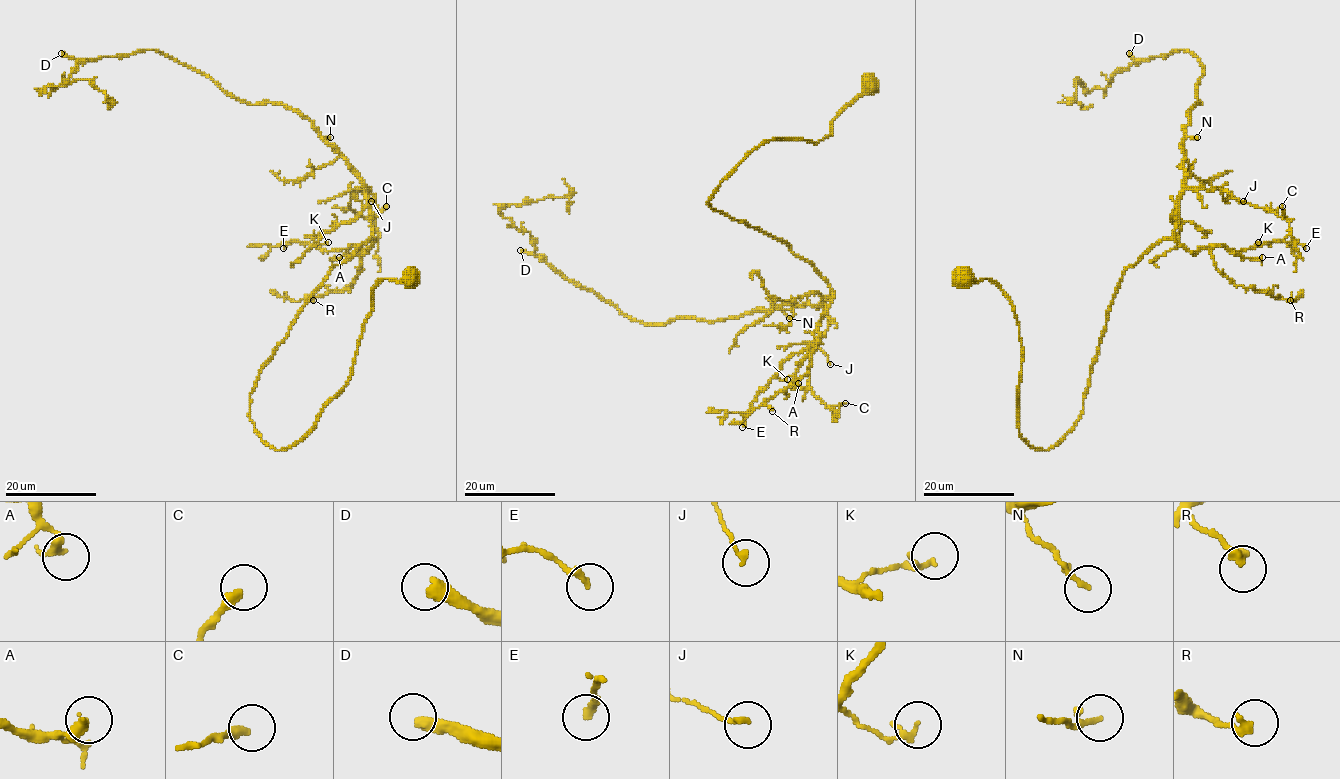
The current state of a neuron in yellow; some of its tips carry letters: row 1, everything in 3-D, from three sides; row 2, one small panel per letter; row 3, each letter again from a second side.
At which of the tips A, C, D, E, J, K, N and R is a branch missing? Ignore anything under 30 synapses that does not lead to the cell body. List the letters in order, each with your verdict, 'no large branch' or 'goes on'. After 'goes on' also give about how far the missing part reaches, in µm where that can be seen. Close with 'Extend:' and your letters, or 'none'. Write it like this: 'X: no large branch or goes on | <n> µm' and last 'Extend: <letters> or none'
A: no large branch
C: no large branch
D: goes on | 90 µm
E: no large branch
J: no large branch
K: no large branch
N: no large branch
R: no large branch
Extend: D

